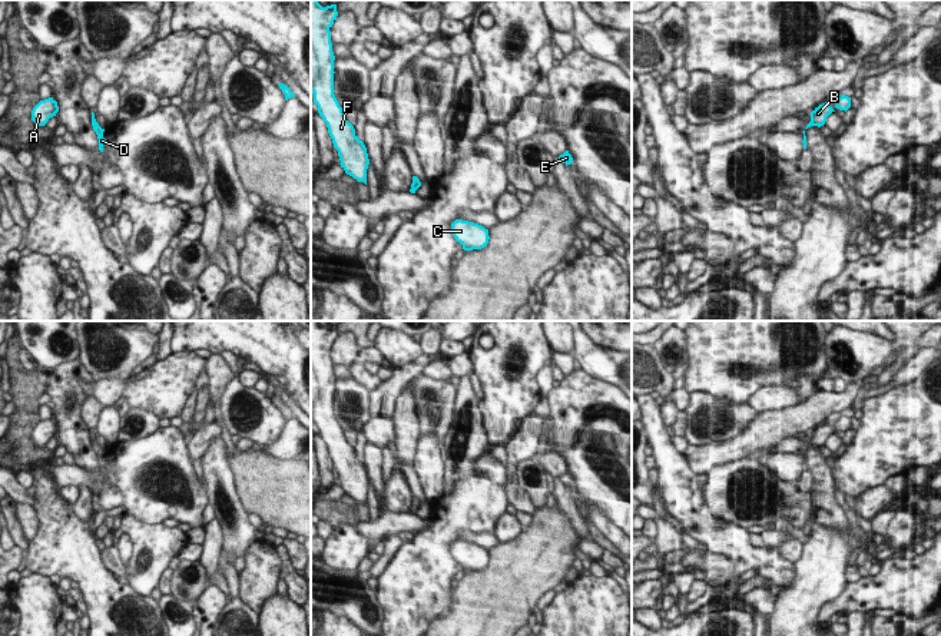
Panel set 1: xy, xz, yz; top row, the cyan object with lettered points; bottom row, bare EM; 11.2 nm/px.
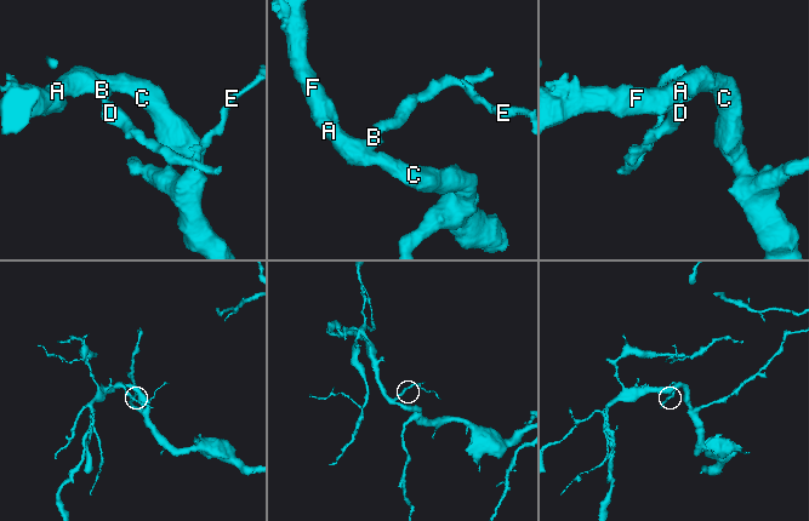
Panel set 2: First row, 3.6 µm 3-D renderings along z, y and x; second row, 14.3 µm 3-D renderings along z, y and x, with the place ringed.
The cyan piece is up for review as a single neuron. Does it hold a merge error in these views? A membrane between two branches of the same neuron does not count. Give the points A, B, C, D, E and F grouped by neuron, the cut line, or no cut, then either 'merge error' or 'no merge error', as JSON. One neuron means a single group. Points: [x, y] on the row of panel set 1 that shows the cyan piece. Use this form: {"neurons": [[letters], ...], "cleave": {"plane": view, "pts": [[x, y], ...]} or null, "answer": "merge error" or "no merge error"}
{"neurons": [["A", "B", "C", "D", "E", "F"]], "cleave": null, "answer": "no merge error"}

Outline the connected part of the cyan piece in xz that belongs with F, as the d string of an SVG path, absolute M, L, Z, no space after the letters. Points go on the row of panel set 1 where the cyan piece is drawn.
M311 0L311 92L334 148L338 150L341 168L347 175L367 185L370 165L367 148L355 136L354 126L347 120L334 95L335 56L329 29L337 16L337 4L322 7L317 0Z

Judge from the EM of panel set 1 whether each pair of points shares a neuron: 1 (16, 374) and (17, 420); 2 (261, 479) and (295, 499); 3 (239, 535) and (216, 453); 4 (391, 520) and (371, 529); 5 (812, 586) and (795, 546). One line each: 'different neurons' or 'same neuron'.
1: same neuron
2: same neuron
3: same neuron
4: same neuron
5: different neurons

